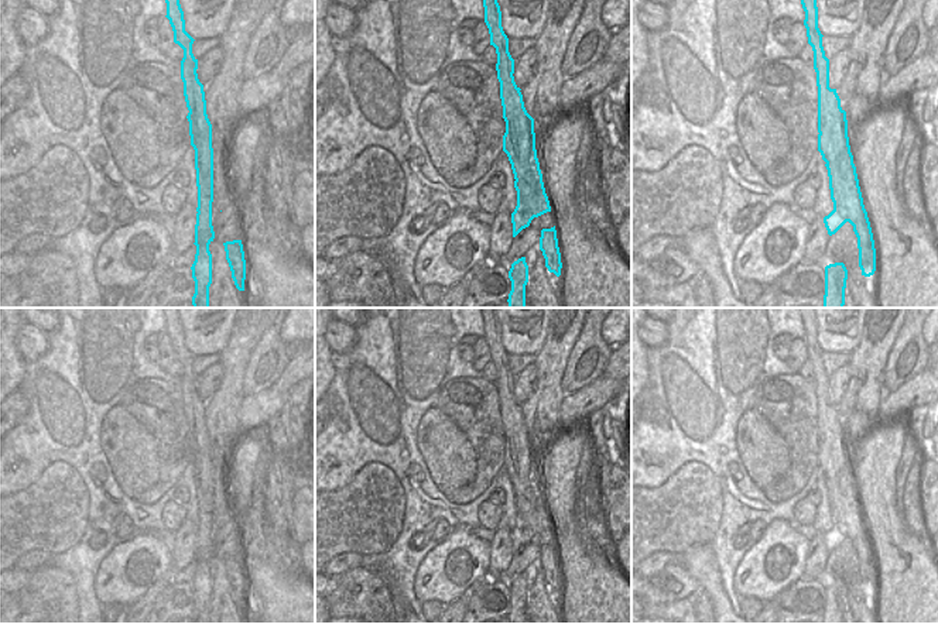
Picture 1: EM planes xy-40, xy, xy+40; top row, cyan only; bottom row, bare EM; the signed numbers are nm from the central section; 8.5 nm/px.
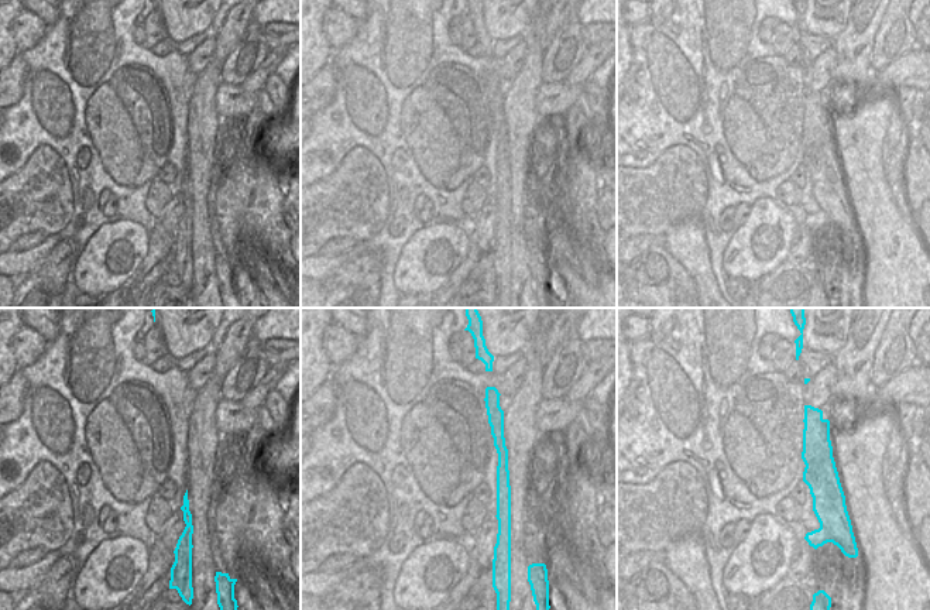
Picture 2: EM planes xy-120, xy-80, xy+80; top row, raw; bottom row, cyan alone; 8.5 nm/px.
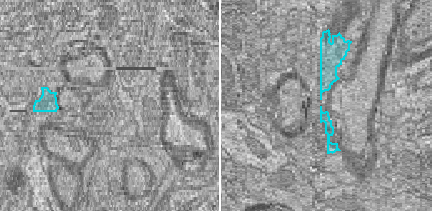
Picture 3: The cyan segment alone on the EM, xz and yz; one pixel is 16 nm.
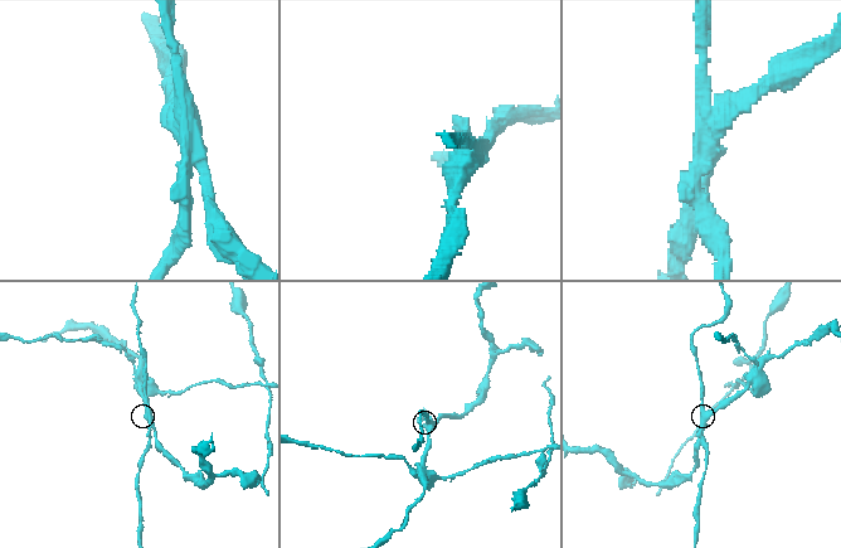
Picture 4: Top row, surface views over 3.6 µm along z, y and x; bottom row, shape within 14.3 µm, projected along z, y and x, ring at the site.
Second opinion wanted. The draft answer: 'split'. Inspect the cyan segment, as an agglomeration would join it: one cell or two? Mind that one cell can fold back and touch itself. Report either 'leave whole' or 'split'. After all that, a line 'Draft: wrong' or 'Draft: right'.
split
Draft: right

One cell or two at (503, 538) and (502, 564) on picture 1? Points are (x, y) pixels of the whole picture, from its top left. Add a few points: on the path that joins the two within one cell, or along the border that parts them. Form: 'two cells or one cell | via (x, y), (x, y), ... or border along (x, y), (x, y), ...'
one cell | via (503, 544), (502, 558)

